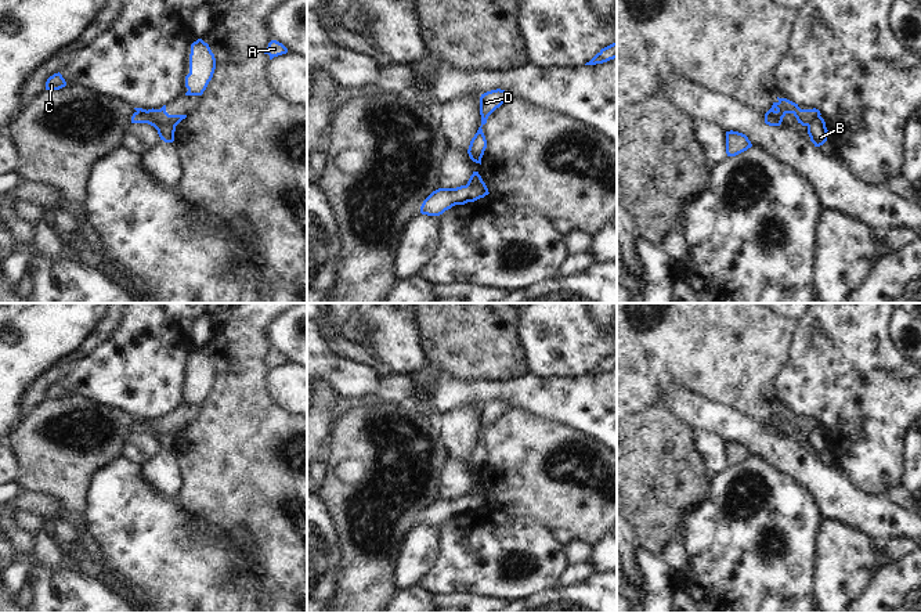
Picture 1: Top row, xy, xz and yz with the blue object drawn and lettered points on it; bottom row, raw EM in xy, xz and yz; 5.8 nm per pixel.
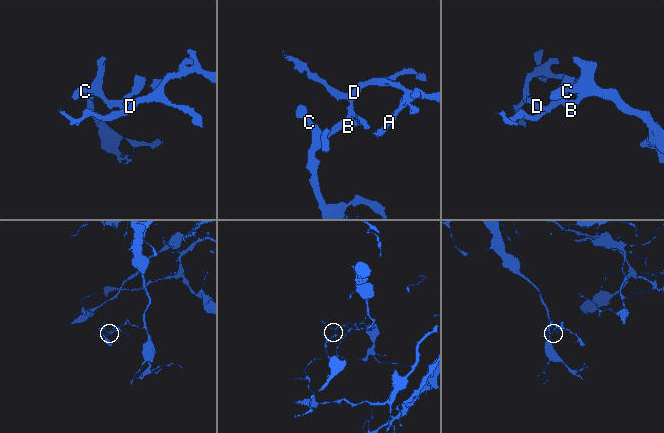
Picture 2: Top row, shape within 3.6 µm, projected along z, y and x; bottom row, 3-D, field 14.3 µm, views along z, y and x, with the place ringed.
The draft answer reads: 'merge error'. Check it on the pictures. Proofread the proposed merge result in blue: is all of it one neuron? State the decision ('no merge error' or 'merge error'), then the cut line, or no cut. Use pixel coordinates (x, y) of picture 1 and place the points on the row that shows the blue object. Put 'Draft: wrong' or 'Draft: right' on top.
Draft: right
merge error | xy (137, 111), (144, 111), (158, 123), (174, 126)

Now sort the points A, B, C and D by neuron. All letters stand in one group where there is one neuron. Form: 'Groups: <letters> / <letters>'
Groups: A D / B C.

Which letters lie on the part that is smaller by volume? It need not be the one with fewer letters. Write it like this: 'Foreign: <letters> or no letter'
Foreign: B, C

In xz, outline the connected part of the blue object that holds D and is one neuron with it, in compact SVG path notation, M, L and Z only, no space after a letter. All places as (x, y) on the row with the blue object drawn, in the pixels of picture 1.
M496 89L481 94L480 97L480 115L481 115L481 126L470 141L467 154L470 159L476 163L481 165L481 158L487 148L487 140L483 133L483 126L487 123L488 116L499 108L503 102L509 100L509 95L505 90Z

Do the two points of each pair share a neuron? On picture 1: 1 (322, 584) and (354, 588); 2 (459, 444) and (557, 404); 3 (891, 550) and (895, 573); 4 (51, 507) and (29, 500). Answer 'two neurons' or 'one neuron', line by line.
1: two neurons
2: two neurons
3: two neurons
4: one neuron

